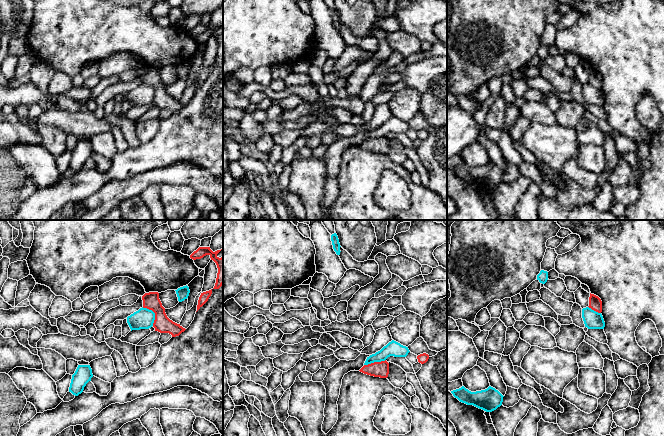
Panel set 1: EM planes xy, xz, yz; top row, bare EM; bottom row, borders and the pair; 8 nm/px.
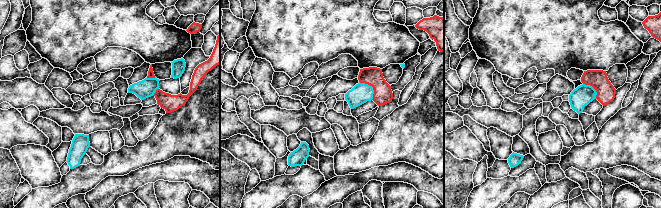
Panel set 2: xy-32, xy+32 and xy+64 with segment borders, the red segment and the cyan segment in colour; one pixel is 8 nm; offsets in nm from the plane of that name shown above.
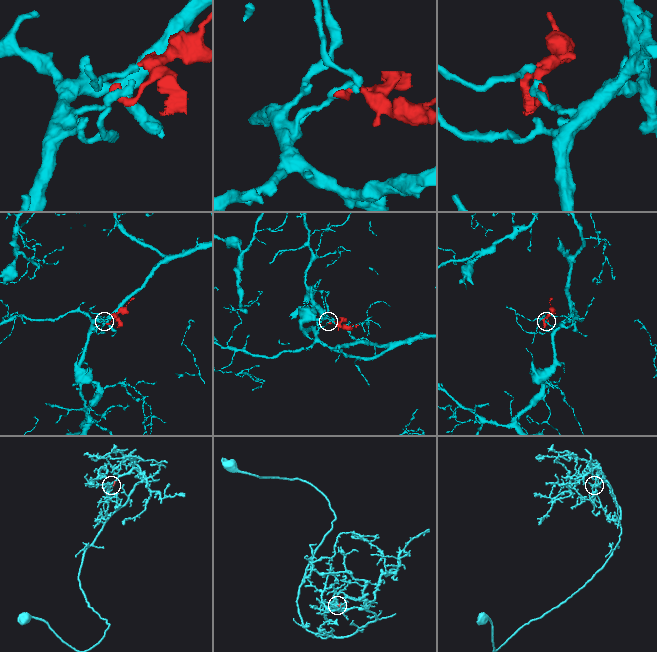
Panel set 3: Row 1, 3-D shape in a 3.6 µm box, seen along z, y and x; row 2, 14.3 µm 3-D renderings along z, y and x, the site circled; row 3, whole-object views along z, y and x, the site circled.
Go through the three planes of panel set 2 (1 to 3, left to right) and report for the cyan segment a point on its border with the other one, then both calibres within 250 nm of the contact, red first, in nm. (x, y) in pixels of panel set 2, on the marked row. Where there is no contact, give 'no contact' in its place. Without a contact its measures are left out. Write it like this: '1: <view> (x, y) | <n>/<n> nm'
1: xy-32 (151, 77) | 50/150 nm
2: xy+32 (372, 86) | 160/160 nm
3: xy+64 (593, 87) | 150/160 nm

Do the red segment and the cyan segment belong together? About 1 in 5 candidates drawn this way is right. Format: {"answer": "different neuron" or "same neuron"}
{"answer": "different neuron"}

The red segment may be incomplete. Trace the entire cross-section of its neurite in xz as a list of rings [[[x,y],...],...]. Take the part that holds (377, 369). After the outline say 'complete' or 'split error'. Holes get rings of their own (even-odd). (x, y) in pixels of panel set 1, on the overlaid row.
[[[386,360],[374,362],[364,365],[359,371],[374,377],[387,378],[389,374],[389,363]]]; complete

